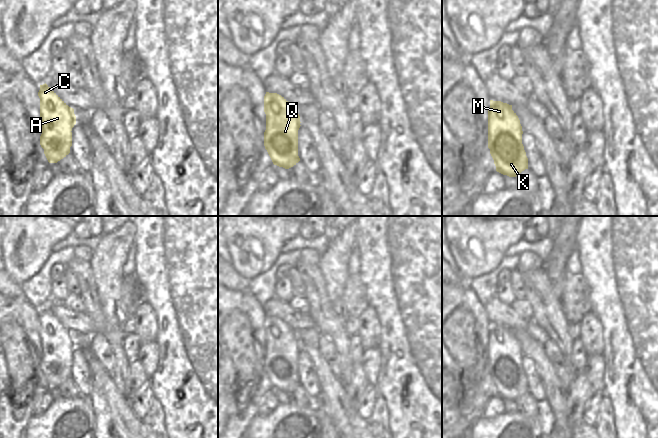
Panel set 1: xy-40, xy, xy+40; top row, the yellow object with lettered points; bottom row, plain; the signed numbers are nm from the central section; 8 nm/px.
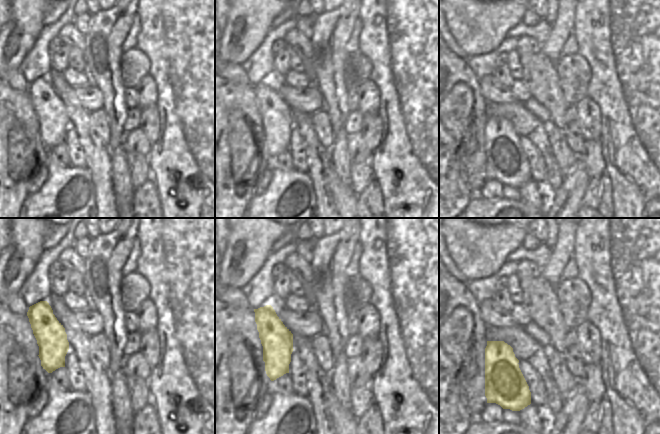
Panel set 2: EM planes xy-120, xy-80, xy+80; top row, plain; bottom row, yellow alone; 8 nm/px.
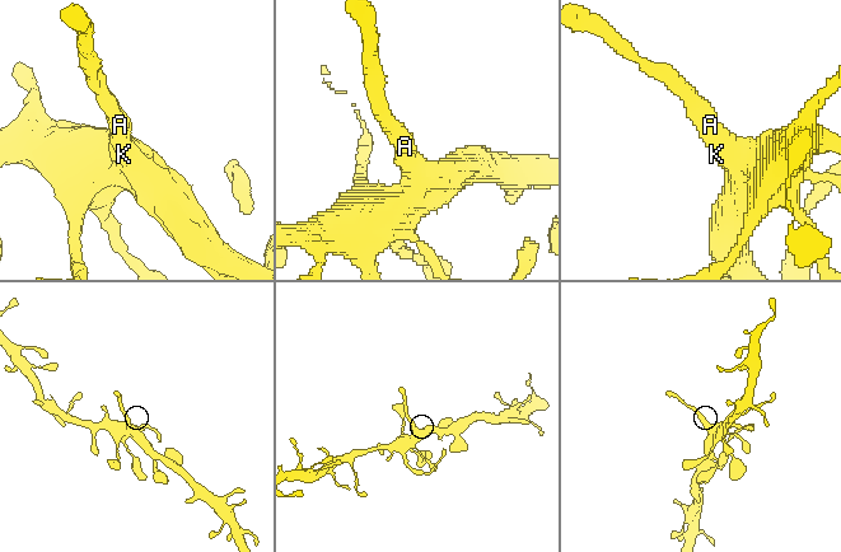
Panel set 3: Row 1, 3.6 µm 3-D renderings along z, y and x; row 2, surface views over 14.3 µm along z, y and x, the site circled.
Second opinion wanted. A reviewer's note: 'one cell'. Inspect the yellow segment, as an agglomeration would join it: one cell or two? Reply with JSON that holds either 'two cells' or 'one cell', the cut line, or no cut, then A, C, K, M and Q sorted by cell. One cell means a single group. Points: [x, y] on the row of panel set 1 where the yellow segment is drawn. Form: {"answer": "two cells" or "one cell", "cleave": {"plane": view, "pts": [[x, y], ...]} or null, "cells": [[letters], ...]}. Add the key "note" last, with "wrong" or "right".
{"answer": "two cells", "cleave": {"plane": "xy", "pts": [[297, 130], [293, 146], [278, 156], [273, 145], [265, 146]]}, "cells": [["A", "C", "M", "Q"], ["K"]], "note": "wrong"}

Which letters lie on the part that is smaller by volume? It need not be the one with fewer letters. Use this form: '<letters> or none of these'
A, C, M, Q

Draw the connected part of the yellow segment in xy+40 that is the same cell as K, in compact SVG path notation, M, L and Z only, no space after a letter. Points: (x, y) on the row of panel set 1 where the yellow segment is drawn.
M523 131L518 132L517 142L503 156L500 154L500 146L490 149L496 171L509 177L516 177L519 173L528 169L528 158L522 144Z

